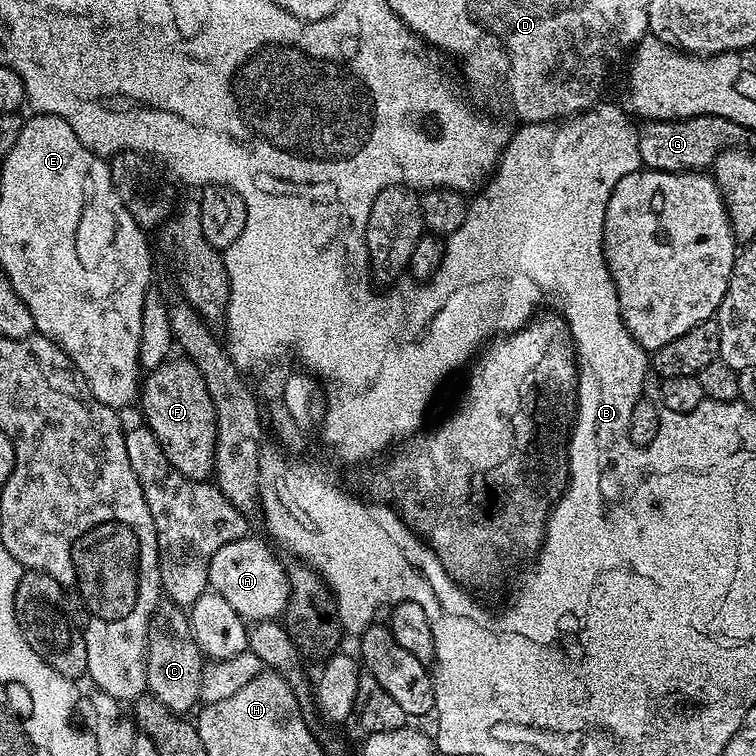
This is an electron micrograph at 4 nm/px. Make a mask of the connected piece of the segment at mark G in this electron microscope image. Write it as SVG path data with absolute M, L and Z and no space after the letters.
M685 116L683 118L656 118L645 128L639 129L638 153L641 165L654 172L698 172L708 170L715 165L720 154L731 148L747 145L749 129L738 122L730 122L725 116Z

